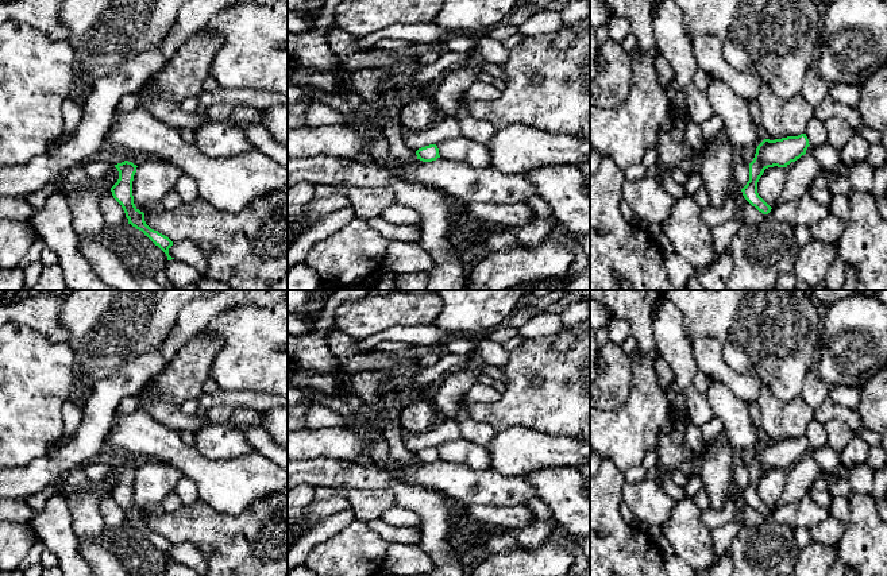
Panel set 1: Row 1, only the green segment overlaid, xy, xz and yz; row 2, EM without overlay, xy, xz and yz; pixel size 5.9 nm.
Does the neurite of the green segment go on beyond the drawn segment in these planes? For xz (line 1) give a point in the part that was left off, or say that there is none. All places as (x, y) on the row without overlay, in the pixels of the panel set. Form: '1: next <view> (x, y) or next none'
1: next none

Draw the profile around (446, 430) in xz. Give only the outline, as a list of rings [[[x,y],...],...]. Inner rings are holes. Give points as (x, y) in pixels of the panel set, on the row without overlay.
[[[458,418],[440,420],[440,422],[432,429],[421,434],[406,434],[404,437],[404,445],[417,453],[421,449],[429,447],[439,447],[447,441],[460,438],[460,424]]]

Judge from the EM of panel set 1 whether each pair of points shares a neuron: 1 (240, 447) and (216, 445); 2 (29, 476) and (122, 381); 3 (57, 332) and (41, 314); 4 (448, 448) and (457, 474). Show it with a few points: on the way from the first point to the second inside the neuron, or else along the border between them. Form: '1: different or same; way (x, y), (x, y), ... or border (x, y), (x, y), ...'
1: same; way (235, 445), (222, 445)
2: same; way (57, 463), (93, 429), (99, 409)
3: same; way (53, 328), (45, 319)
4: different; border (440, 459), (448, 463), (466, 463), (484, 470)

